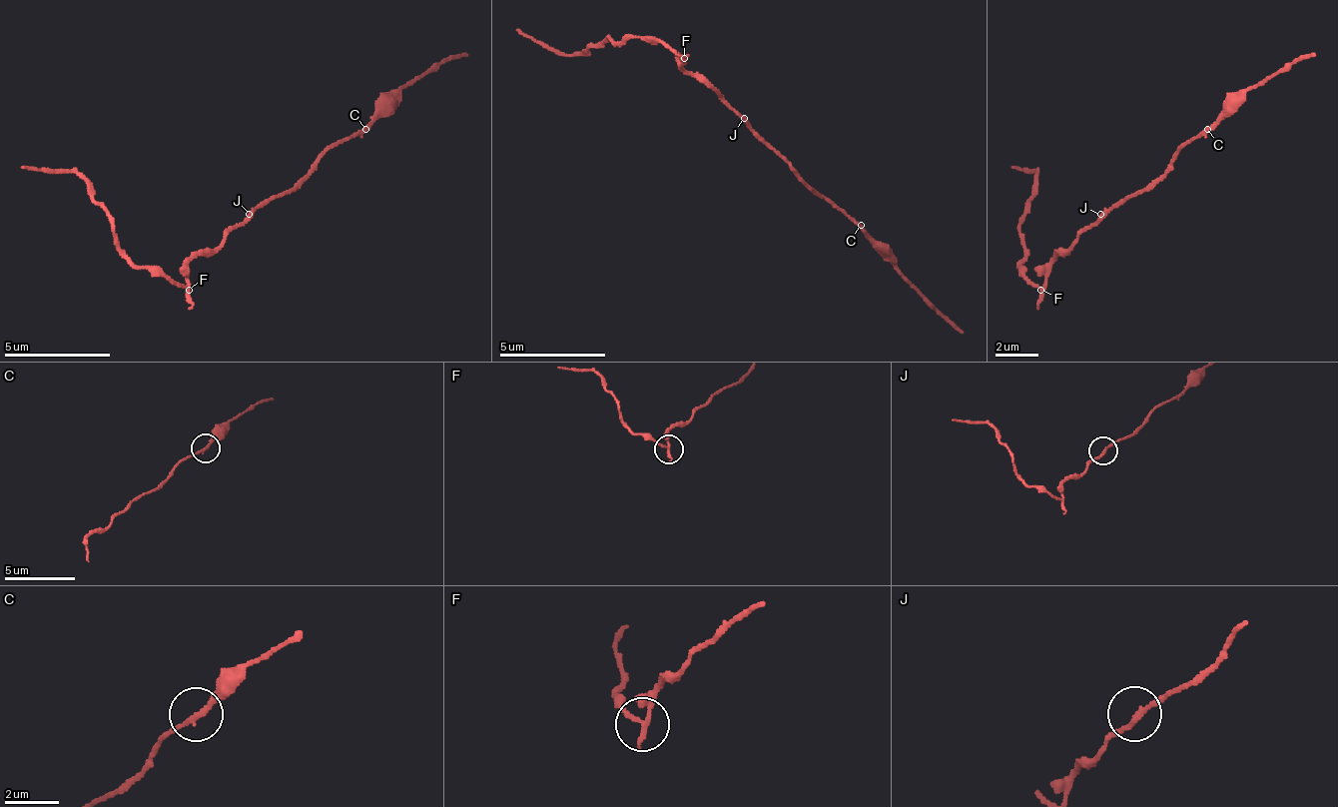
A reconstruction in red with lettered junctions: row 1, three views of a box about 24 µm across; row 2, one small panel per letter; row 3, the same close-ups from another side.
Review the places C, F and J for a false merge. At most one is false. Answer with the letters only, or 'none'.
F

